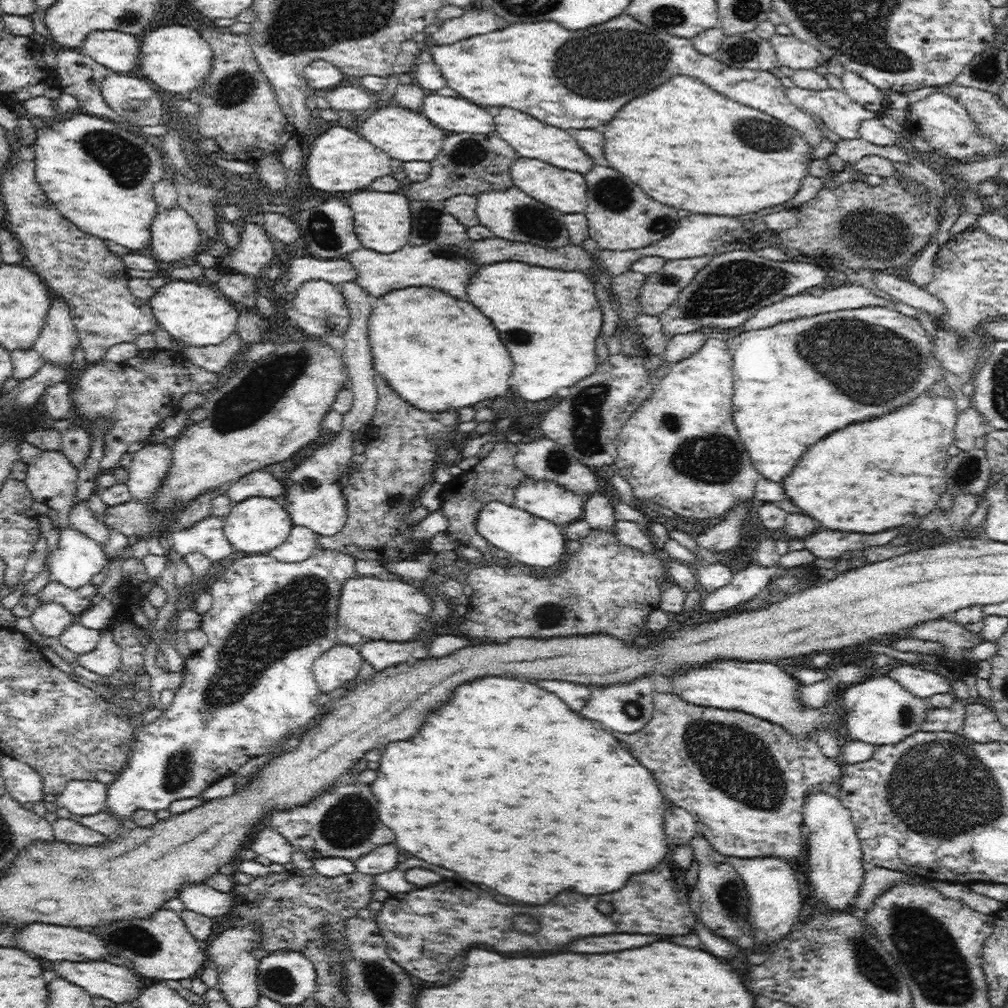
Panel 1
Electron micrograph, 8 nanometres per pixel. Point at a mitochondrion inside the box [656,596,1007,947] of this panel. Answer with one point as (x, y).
(939, 789)

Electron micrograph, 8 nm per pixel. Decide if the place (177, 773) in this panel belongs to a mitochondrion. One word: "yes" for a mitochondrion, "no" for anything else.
yes

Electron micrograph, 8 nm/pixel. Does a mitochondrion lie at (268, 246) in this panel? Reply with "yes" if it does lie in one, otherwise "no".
no

